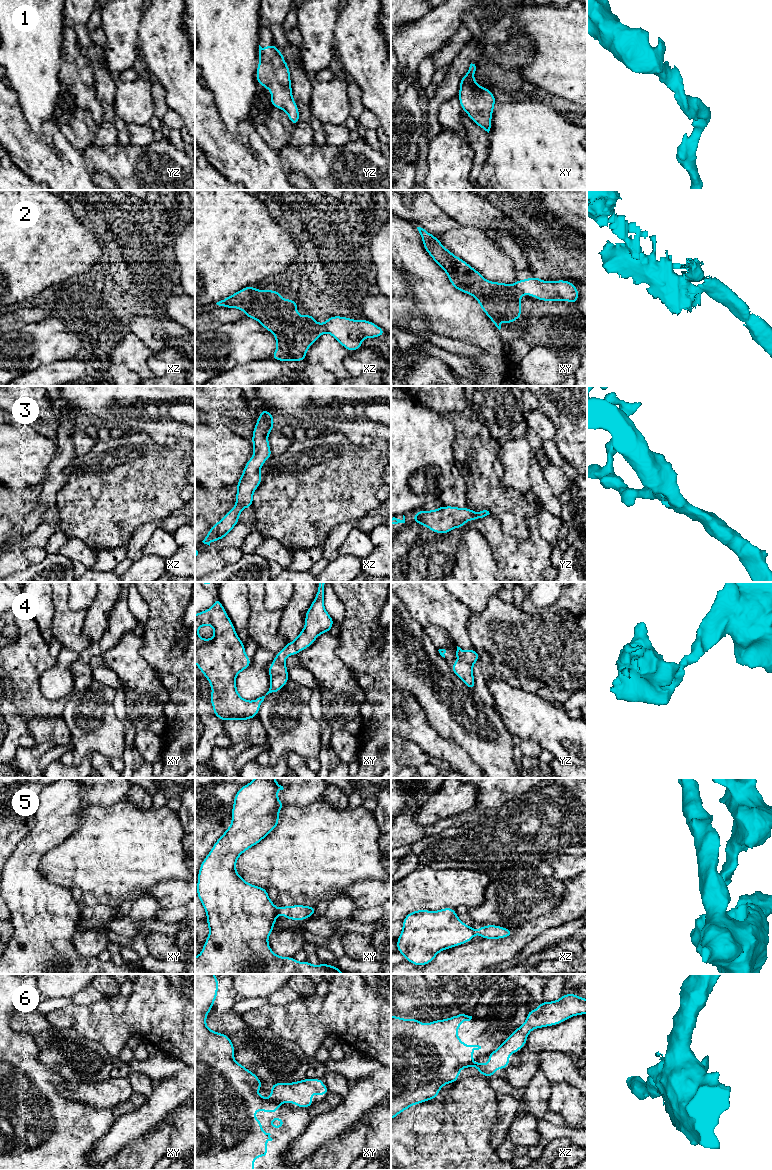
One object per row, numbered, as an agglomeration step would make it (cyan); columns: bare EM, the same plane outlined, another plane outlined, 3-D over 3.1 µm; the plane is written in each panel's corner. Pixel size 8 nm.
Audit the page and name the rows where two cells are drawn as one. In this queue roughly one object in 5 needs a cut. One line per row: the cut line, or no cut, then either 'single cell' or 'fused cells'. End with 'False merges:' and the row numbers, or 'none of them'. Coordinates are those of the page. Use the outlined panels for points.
1: cut none; single cell
2: cut none; single cell
3: cut none; single cell
4: cut none; single cell
5: cut xy (276, 908), (278, 913); fused cells
6: cut xy (271, 1098), (281, 1103); fused cells
False merges: 5, 6

